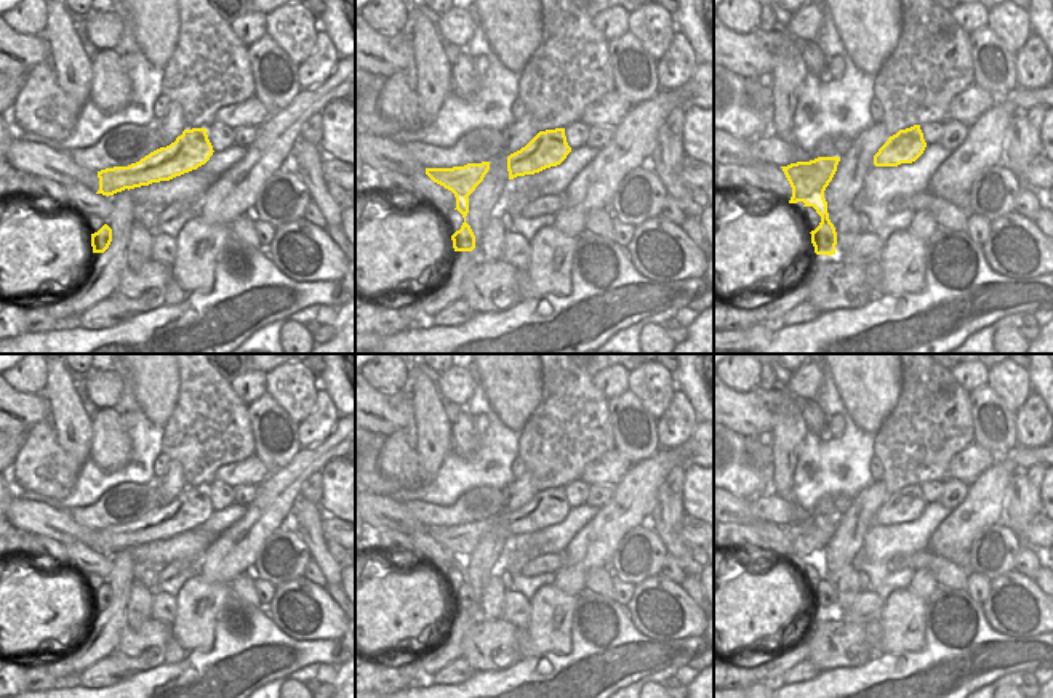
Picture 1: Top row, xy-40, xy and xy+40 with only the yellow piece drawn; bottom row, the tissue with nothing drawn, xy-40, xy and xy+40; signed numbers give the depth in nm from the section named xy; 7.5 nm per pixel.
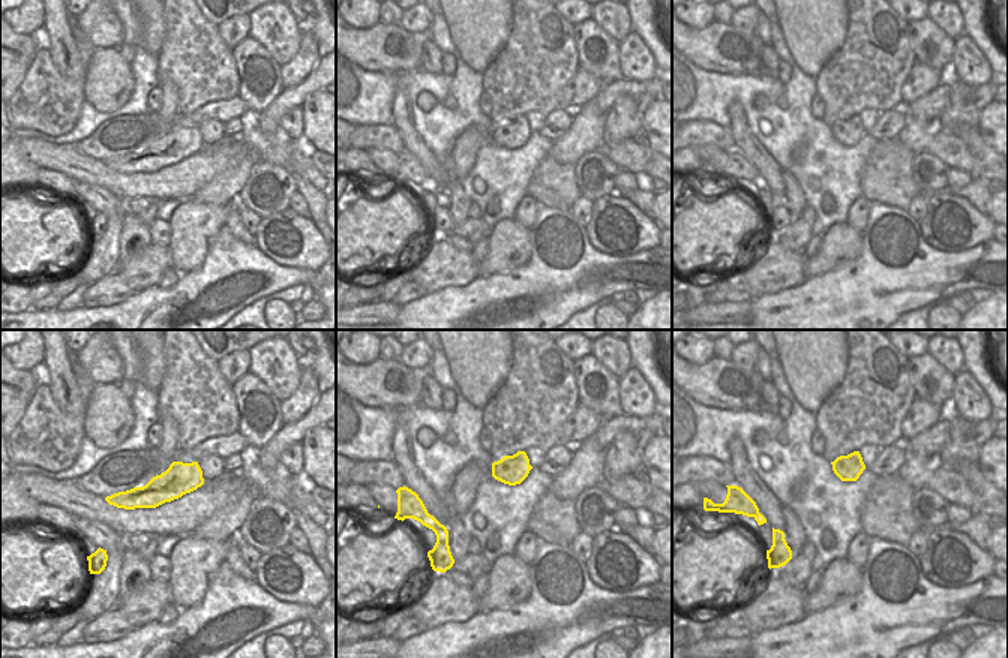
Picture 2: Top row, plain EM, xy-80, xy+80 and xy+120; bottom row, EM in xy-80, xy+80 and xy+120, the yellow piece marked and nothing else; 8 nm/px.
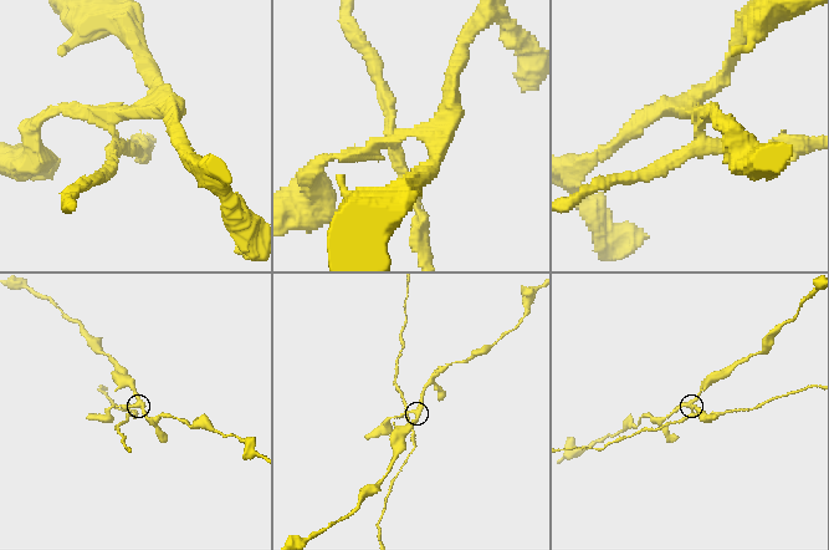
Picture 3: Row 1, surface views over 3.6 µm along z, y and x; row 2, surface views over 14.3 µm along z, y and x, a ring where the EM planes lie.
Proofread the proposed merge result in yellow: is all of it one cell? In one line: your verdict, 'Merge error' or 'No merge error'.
Merge error.

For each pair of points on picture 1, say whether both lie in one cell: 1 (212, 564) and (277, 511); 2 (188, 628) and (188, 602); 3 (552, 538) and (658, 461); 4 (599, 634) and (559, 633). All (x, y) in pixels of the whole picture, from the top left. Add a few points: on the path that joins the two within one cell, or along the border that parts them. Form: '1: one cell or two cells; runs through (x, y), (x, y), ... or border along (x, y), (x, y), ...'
1: one cell; runs through (228, 556), (261, 525)
2: one cell; runs through (188, 621), (188, 609)
3: two cells; border along (599, 508), (573, 537)
4: two cells; border along (578, 596), (572, 647), (541, 655)

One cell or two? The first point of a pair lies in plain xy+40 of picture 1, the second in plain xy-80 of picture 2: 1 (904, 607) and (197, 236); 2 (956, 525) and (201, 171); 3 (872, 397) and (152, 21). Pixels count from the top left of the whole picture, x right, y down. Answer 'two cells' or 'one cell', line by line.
1: one cell
2: two cells
3: one cell

